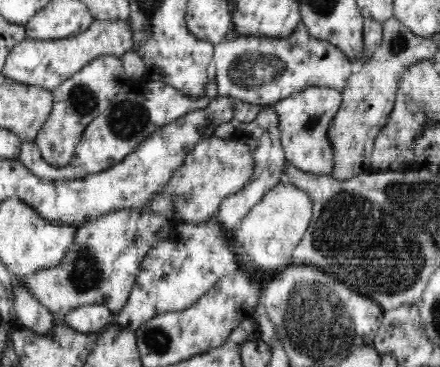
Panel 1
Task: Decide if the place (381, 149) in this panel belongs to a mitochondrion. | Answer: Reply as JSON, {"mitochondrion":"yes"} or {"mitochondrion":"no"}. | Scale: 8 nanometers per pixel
{"mitochondrion":"no"}

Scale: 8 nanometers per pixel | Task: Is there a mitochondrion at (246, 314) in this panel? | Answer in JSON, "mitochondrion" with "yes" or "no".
{"mitochondrion":"no"}

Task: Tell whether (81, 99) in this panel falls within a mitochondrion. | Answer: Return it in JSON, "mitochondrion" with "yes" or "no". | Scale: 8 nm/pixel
{"mitochondrion":"yes"}

